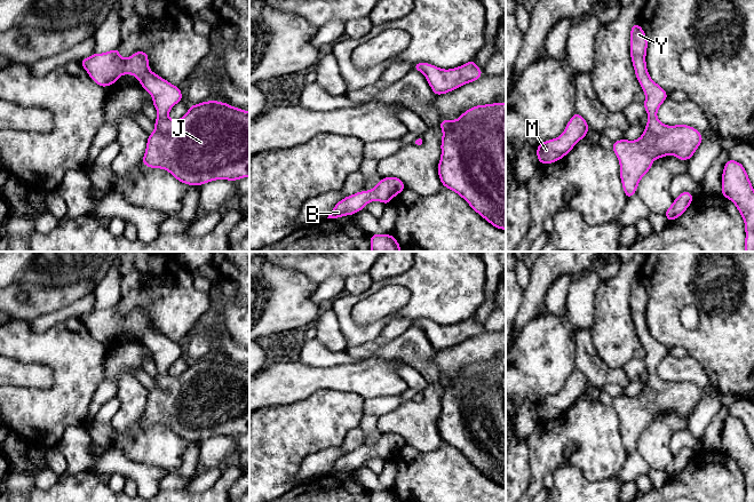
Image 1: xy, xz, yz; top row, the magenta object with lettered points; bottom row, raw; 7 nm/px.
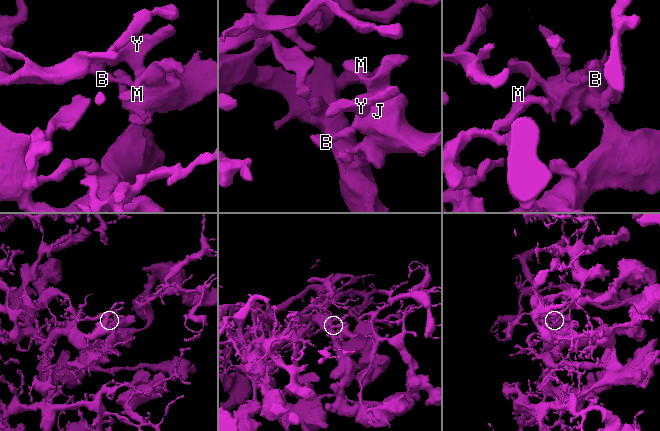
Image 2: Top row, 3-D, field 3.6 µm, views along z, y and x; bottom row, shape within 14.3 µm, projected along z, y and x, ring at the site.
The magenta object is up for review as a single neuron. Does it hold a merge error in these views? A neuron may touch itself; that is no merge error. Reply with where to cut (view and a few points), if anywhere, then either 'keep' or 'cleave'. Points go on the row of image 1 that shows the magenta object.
cut none; keep

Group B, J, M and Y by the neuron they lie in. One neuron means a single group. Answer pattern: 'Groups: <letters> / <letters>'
Groups: B J M Y

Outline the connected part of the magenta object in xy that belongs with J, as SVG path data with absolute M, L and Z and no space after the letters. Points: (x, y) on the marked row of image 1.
M119 49L93 54L79 63L94 82L108 87L122 74L134 74L148 90L158 112L156 129L148 137L145 154L141 160L149 168L168 170L176 180L189 185L203 185L215 180L237 181L249 176L249 112L217 101L190 105L188 113L178 120L170 120L170 109L182 101L177 86L169 83L149 70L148 53L136 51L124 59Z

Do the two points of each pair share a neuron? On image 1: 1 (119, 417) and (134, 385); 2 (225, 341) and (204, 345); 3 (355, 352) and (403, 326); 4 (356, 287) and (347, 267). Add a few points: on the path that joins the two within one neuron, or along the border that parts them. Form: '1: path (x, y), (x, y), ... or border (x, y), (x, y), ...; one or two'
1: path (127, 409), (133, 404), (133, 393); one
2: path (220, 343), (209, 343); one
3: path (366, 350), (391, 331); one
4: border (367, 271), (360, 275), (351, 275), (344, 280); two

